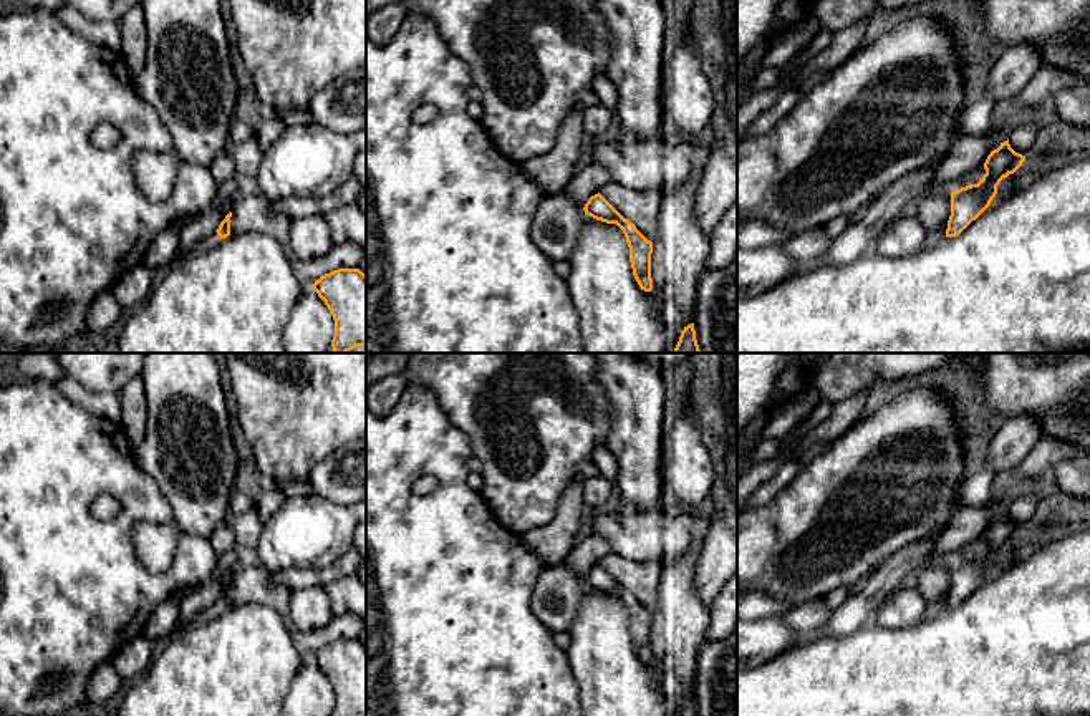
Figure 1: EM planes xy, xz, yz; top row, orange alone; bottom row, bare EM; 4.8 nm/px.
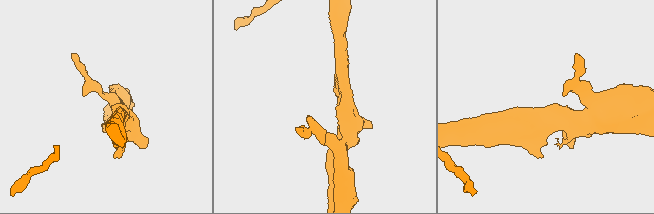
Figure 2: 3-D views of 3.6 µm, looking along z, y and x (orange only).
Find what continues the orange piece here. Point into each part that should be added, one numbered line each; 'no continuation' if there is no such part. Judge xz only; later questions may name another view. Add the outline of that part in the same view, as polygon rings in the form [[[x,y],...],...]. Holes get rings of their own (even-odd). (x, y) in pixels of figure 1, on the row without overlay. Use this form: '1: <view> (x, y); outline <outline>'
no continuation

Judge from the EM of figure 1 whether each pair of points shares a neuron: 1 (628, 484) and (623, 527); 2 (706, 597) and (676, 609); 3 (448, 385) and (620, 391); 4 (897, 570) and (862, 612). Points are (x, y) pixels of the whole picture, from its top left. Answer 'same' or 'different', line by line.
1: different
2: different
3: different
4: same

